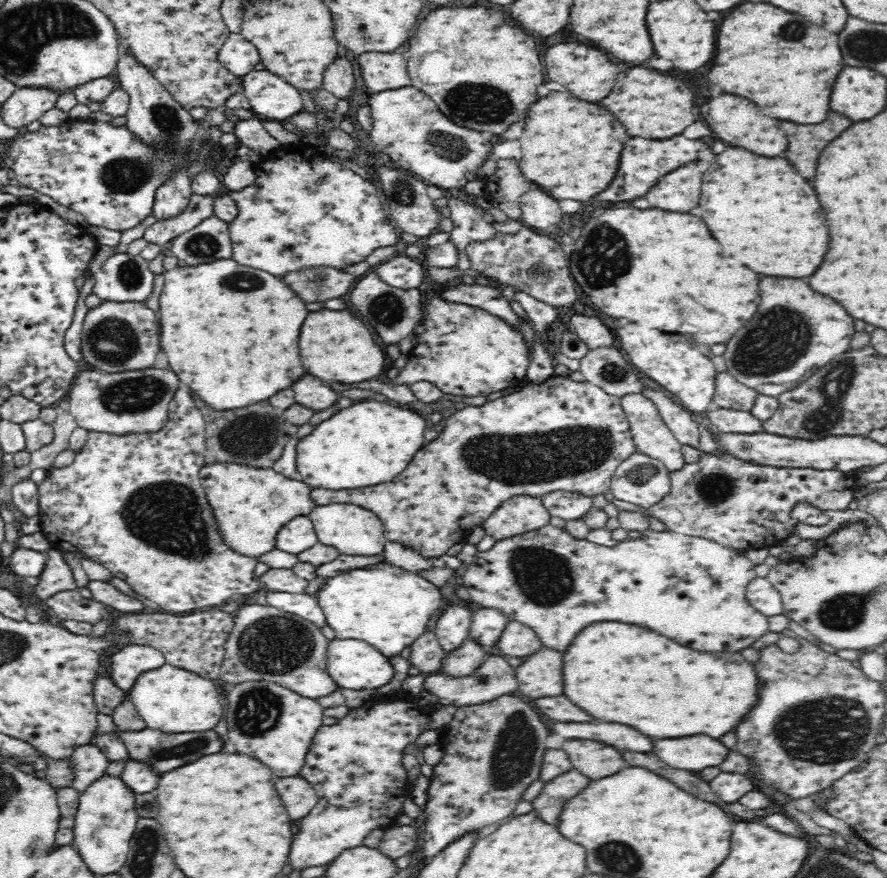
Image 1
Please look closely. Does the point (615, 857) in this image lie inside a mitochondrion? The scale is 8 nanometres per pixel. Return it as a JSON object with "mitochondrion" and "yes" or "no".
{"mitochondrion":"yes"}

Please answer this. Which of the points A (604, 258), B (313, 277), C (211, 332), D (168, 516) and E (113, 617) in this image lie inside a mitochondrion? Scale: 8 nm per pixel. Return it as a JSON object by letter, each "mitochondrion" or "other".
{"A":"mitochondrion","B":"mitochondrion","C":"other","D":"mitochondrion","E":"other"}

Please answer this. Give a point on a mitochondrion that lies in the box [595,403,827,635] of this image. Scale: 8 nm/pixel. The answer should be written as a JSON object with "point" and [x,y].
{"point":[717,488]}

